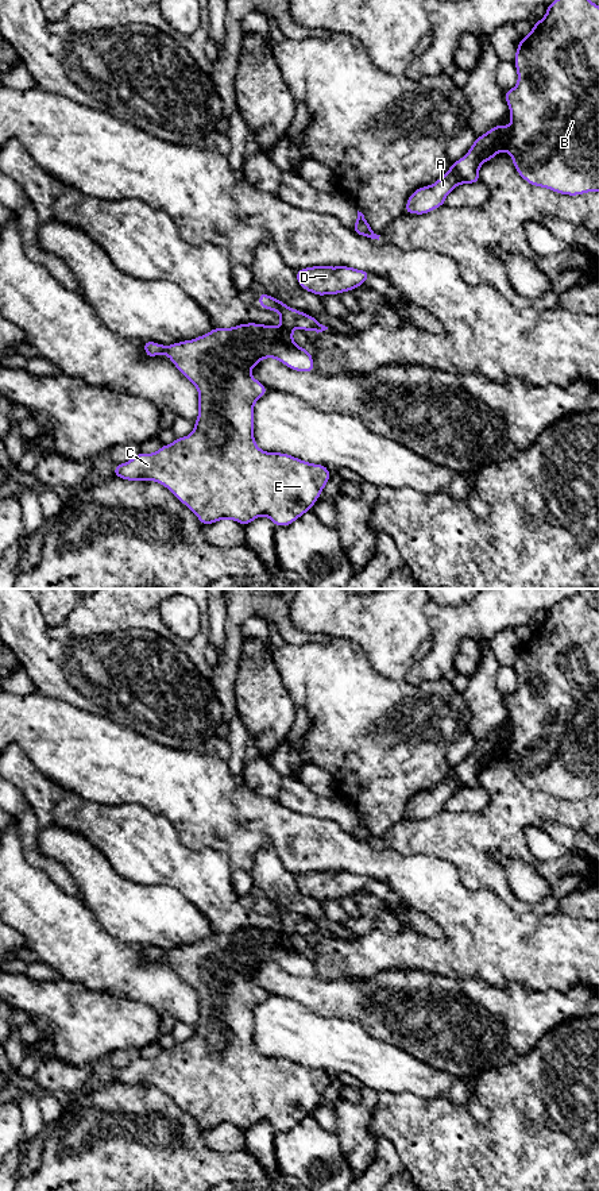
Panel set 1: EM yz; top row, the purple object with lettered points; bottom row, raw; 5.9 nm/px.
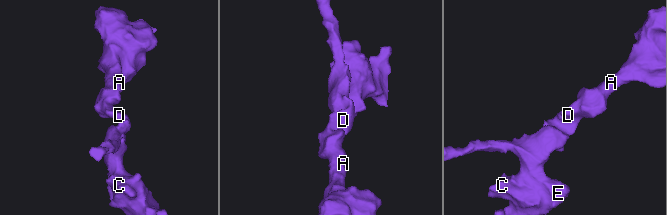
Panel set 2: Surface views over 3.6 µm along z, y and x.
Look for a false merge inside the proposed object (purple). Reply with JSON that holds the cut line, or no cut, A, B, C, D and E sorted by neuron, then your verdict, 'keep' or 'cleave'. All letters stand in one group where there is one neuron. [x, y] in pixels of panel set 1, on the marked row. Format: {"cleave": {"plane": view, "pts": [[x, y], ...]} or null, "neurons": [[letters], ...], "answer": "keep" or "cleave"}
{"cleave": null, "neurons": [["A", "B", "C", "D", "E"]], "answer": "keep"}

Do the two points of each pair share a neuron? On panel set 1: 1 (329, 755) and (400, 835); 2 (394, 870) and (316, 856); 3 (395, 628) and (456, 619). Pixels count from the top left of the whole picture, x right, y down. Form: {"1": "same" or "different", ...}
{"1": "different", "2": "same", "3": "different"}

